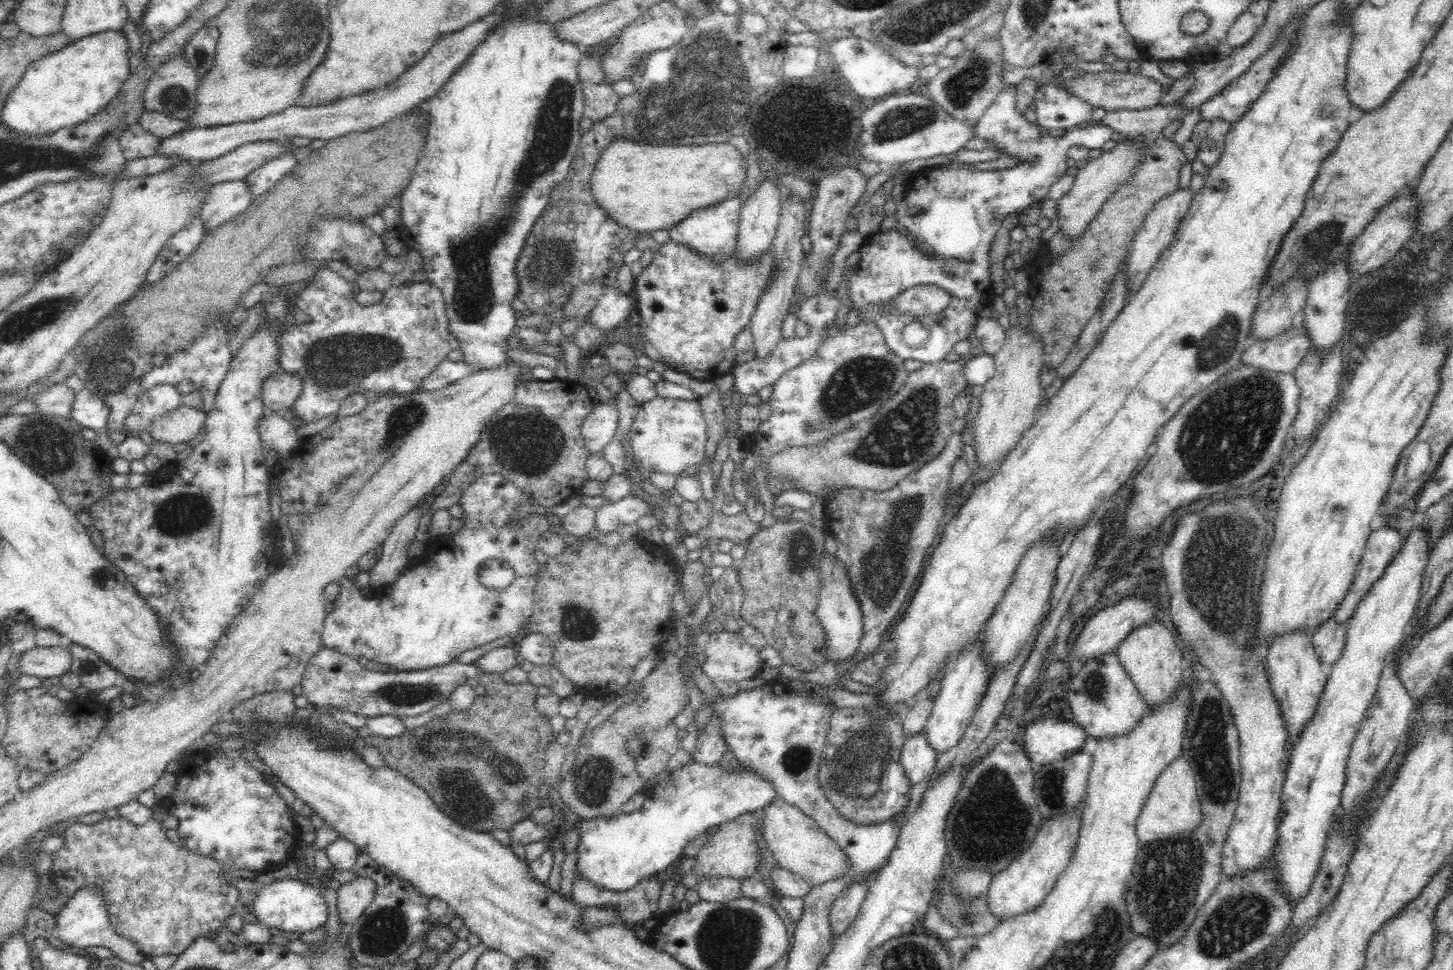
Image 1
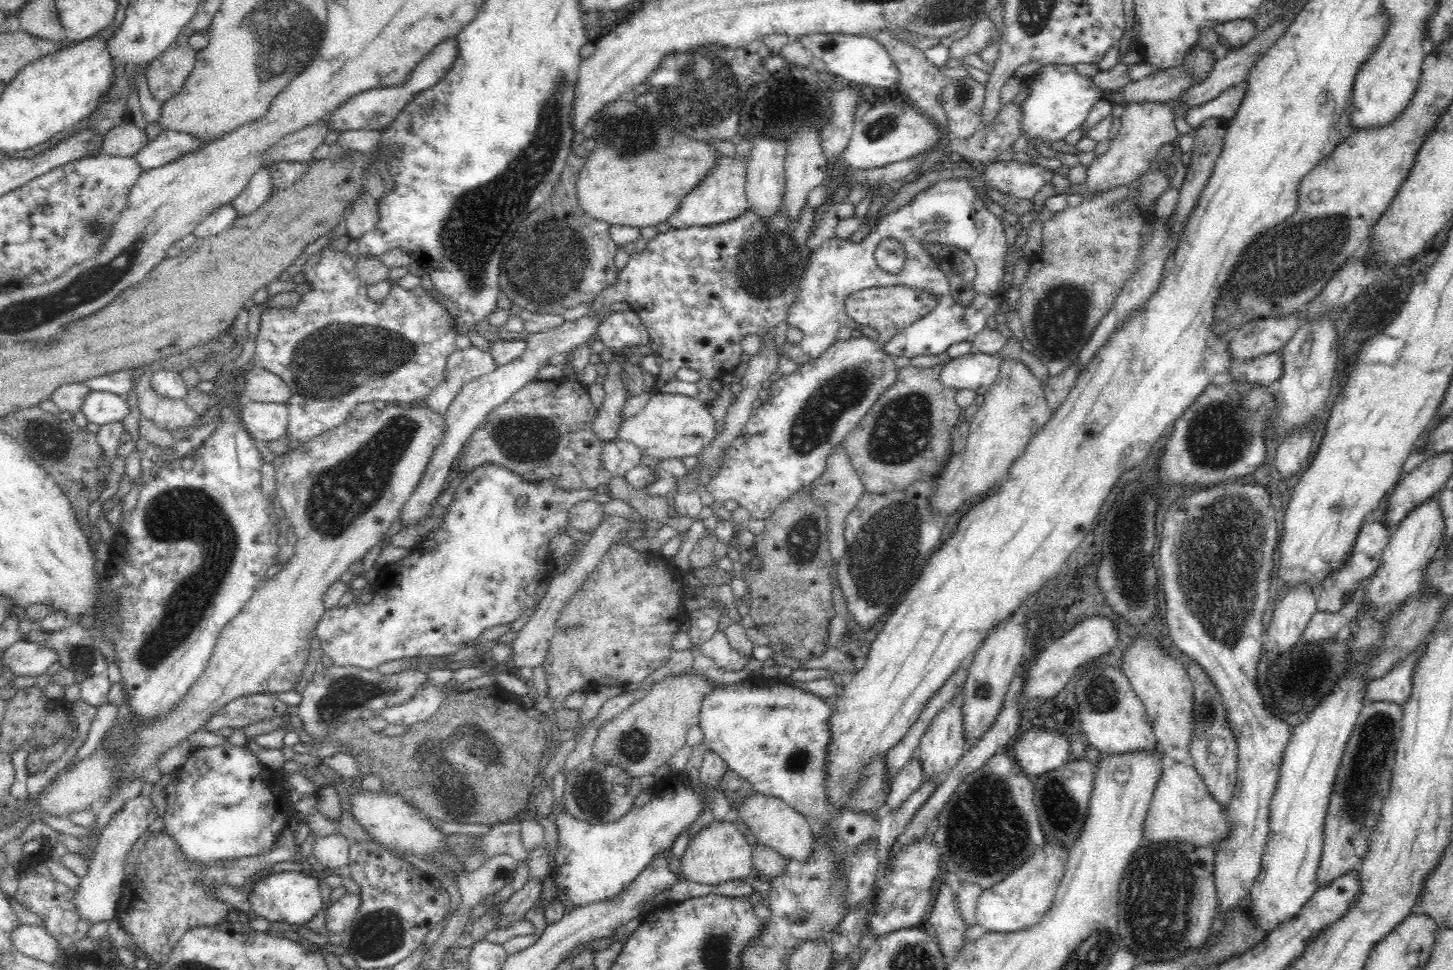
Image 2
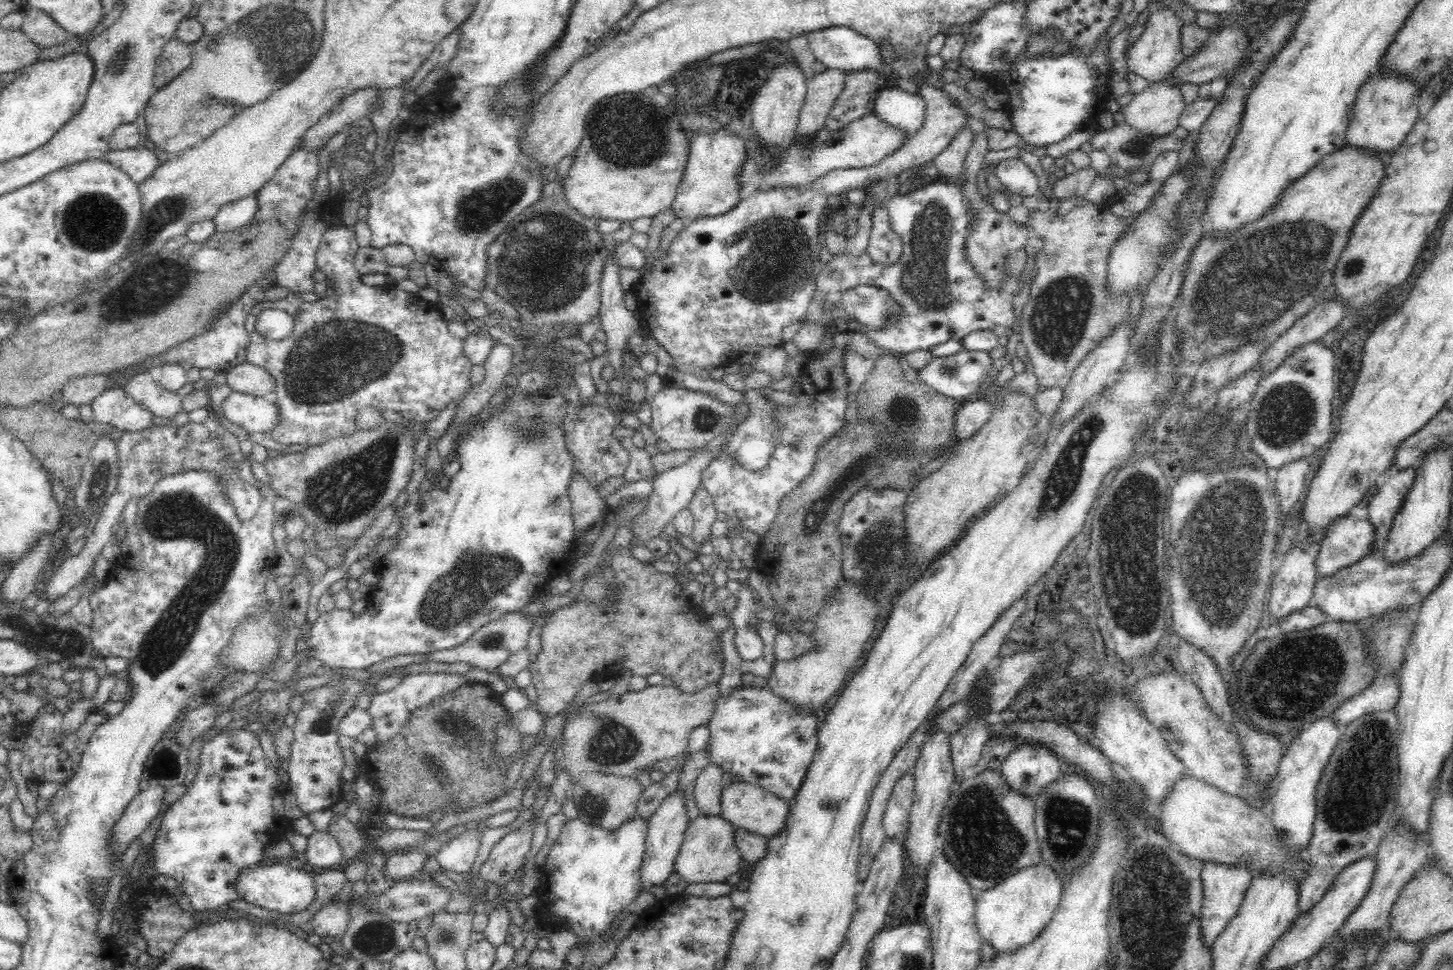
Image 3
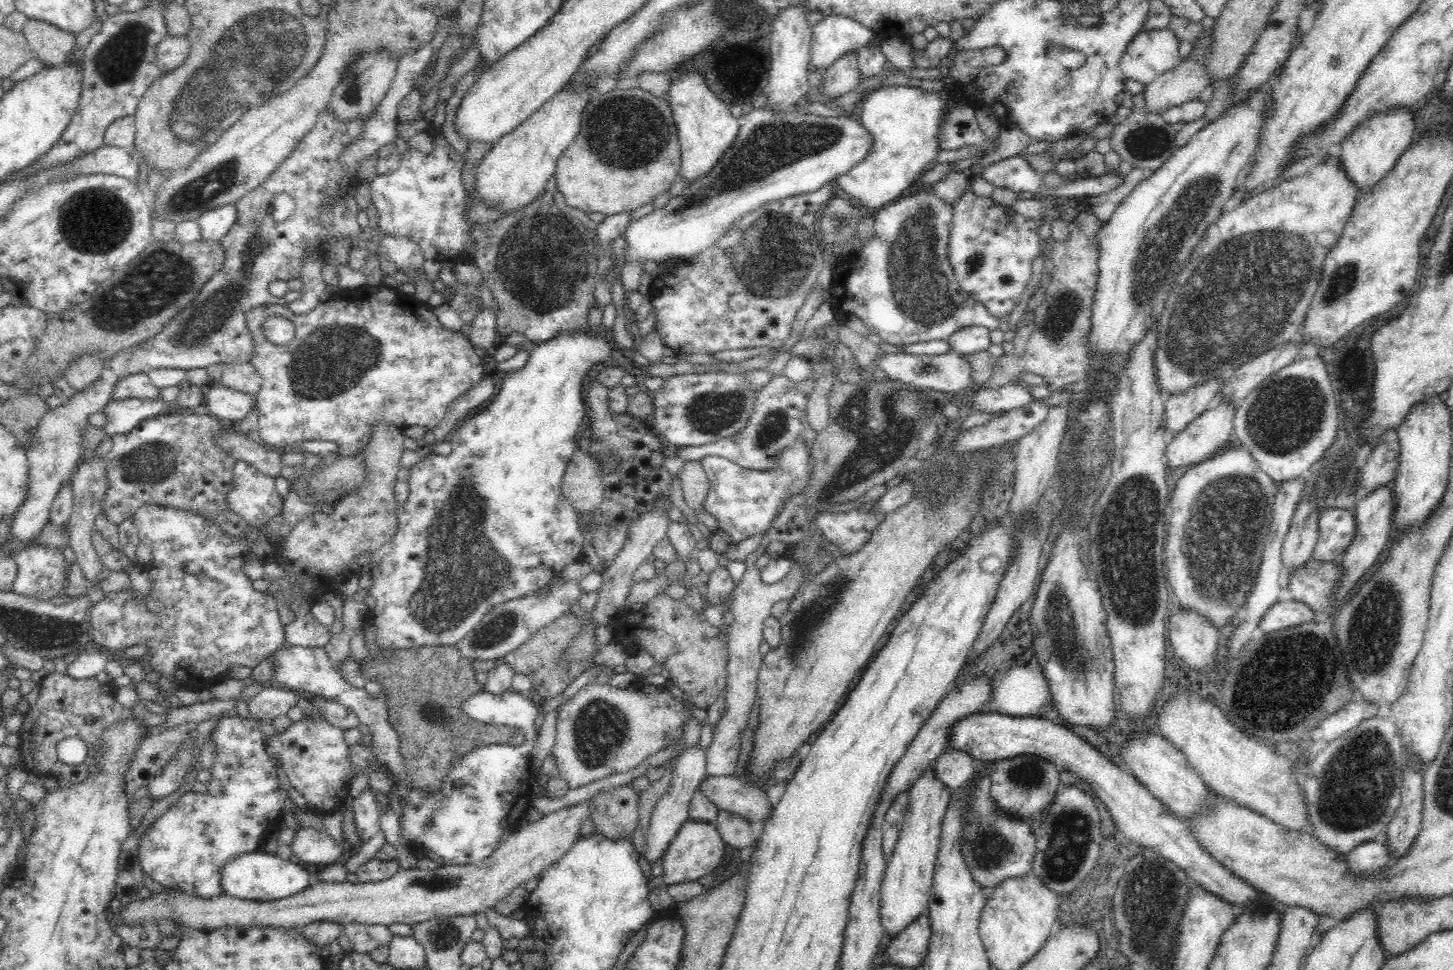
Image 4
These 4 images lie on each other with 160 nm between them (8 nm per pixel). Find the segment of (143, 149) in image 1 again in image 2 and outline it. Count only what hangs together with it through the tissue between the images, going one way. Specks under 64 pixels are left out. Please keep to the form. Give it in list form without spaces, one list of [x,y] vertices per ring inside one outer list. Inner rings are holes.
[[[133,123],[116,125],[105,134],[101,152],[112,156],[132,157],[148,144],[148,137]]]

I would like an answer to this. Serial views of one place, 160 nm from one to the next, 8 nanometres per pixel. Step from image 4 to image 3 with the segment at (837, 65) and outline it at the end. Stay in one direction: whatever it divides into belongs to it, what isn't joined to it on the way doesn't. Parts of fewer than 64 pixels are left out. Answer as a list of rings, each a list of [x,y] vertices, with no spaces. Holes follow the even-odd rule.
[[[828,68],[807,79],[807,93],[797,124],[797,134],[801,138],[812,138],[820,126],[825,126],[826,116],[845,87],[847,74],[839,68]]]

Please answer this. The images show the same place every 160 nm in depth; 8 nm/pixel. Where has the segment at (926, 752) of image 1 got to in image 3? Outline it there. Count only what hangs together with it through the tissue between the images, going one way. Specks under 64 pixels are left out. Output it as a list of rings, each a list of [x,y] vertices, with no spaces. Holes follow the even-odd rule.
[[[907,772],[893,786],[892,794],[882,816],[886,839],[899,839],[903,836],[908,812],[914,798],[914,779],[912,772]]]

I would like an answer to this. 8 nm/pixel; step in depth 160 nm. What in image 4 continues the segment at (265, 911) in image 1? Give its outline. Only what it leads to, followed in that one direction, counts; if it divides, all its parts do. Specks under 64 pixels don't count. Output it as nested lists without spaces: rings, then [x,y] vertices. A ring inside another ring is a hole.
[[[261,848],[234,854],[224,862],[221,871],[221,886],[225,893],[254,901],[272,901],[293,896],[306,889],[312,881],[312,876],[304,865],[282,859],[276,853],[266,853]]]

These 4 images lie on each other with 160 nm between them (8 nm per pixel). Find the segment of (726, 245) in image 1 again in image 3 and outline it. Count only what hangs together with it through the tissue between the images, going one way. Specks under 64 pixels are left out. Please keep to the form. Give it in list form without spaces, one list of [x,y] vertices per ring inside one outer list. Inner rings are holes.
[[[720,126],[713,132],[700,129],[686,130],[688,137],[688,160],[677,186],[675,200],[671,208],[676,216],[686,223],[700,217],[718,216],[732,210],[740,201],[741,187],[736,181],[740,164],[744,162],[745,140],[740,134]]]

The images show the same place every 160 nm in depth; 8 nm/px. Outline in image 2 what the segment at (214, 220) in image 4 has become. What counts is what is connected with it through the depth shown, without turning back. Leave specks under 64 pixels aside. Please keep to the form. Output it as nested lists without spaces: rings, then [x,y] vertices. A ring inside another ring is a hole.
[[[268,168],[256,171],[248,181],[248,188],[244,190],[244,193],[230,202],[236,217],[243,217],[258,210],[259,206],[268,200],[271,189]]]

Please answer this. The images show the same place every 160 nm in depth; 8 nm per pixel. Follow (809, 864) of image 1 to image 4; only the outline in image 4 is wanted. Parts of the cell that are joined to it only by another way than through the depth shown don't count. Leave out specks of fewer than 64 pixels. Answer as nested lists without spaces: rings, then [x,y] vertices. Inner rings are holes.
[[[706,774],[696,791],[702,791],[719,809],[743,816],[750,823],[767,819],[773,811],[766,791],[741,776]]]

